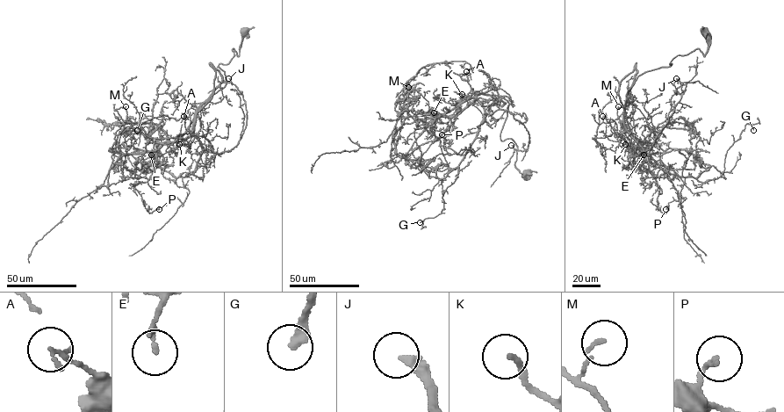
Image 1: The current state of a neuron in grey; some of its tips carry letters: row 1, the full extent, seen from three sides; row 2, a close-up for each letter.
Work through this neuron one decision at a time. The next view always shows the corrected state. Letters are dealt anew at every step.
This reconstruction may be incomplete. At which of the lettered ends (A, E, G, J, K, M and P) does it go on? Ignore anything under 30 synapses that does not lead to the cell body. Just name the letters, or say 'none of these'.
J, K

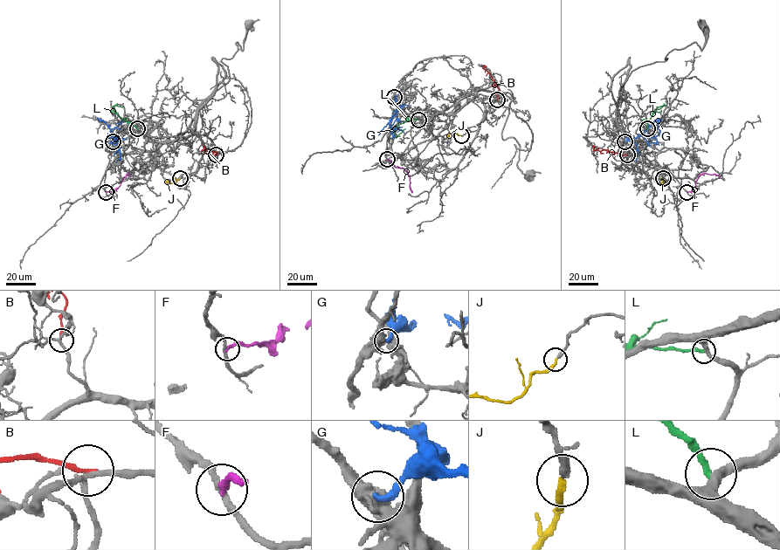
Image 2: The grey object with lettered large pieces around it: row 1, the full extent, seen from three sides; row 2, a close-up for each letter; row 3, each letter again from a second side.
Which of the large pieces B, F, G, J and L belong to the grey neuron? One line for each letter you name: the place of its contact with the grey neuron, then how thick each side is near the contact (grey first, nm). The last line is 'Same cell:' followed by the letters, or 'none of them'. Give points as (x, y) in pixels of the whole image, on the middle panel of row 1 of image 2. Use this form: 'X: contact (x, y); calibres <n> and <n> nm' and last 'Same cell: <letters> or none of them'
J: contact (461, 135); calibres 320 and 240 nm
Same cell: J

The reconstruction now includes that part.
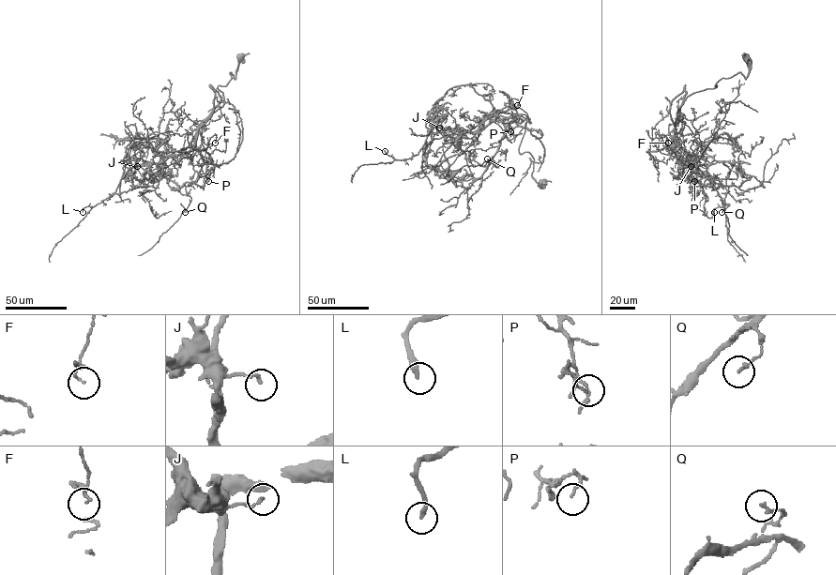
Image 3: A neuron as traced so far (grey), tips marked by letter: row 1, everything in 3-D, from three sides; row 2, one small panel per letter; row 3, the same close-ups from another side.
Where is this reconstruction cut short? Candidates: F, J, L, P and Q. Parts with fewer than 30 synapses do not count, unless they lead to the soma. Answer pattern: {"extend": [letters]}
{"extend": []}

